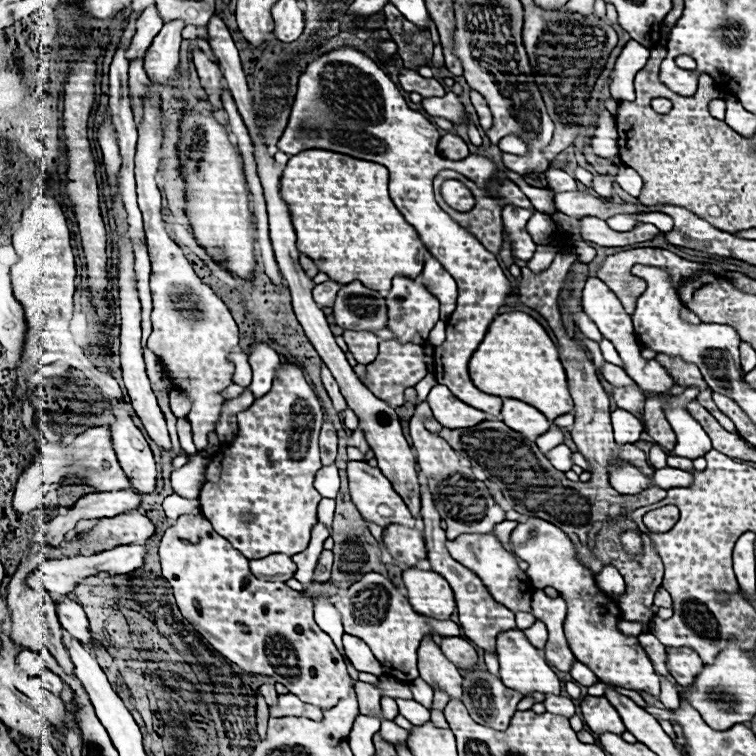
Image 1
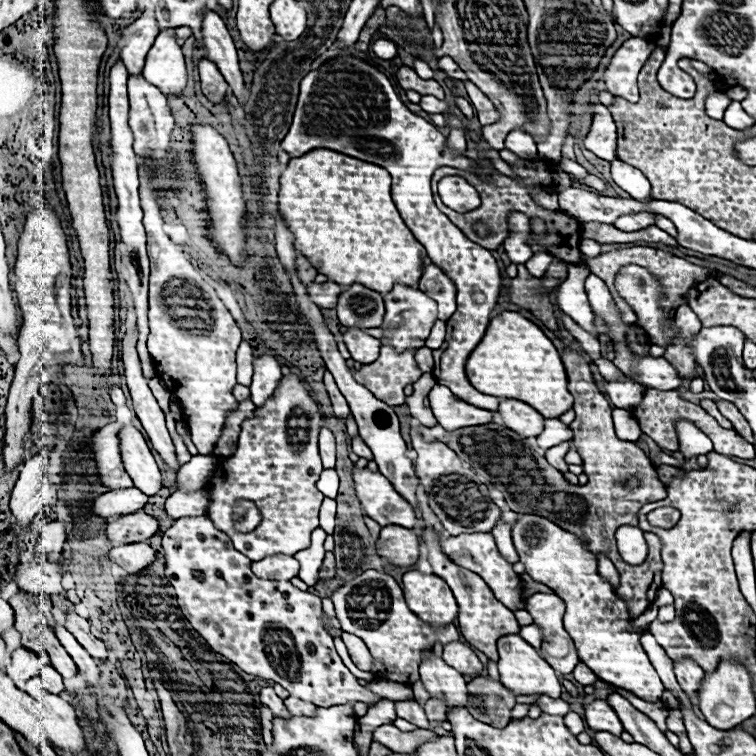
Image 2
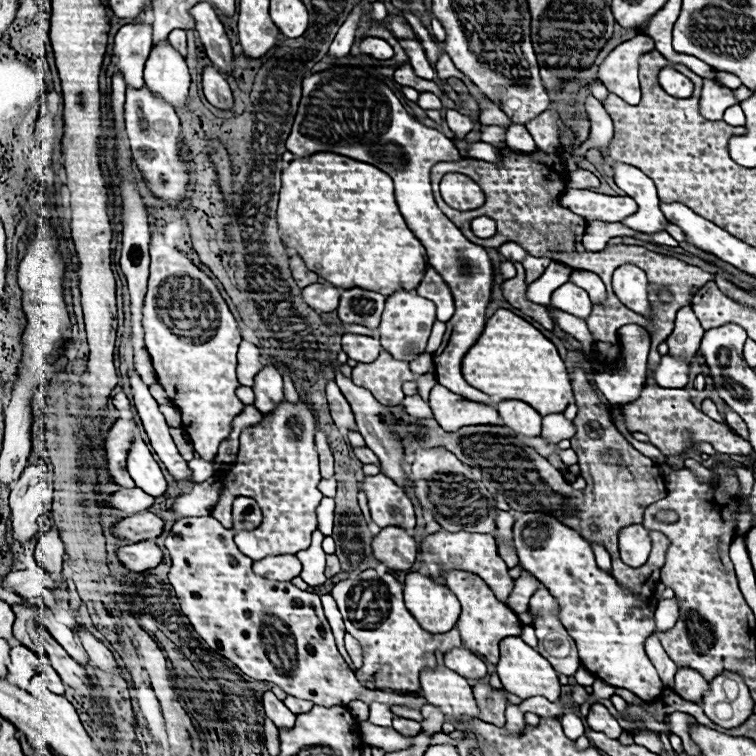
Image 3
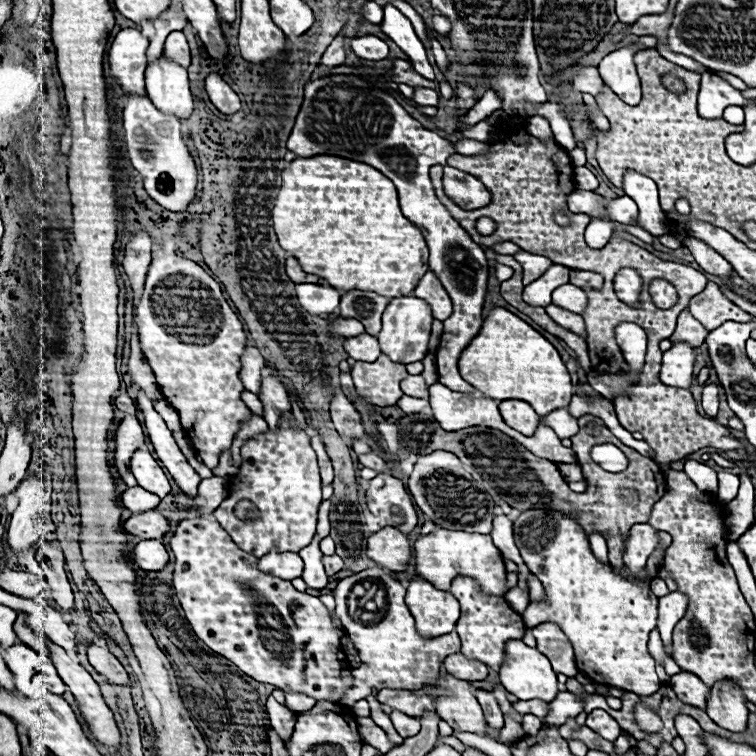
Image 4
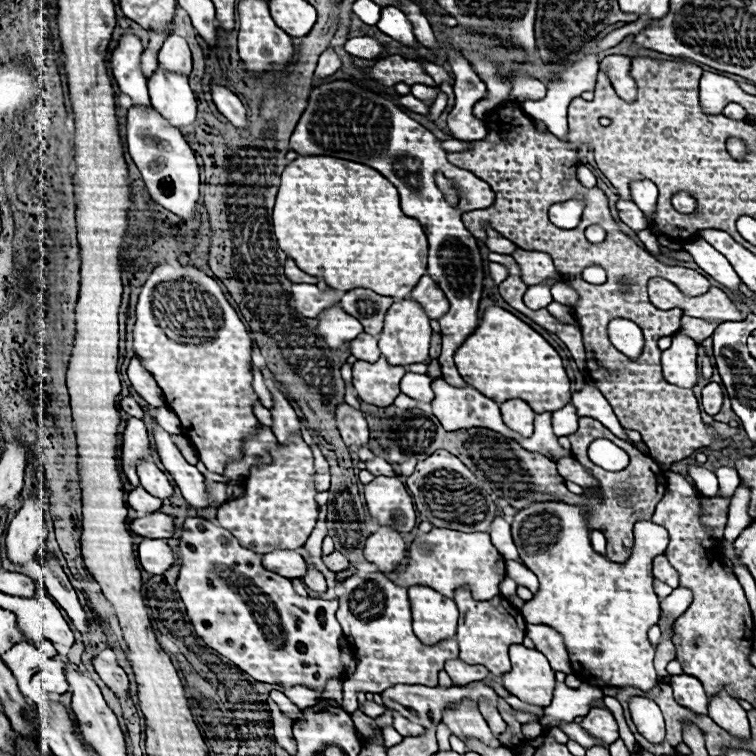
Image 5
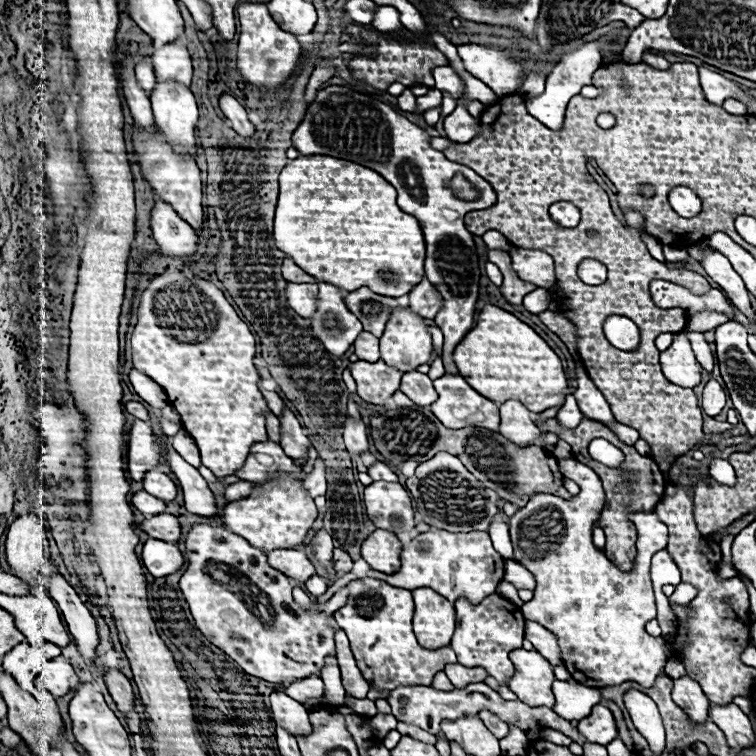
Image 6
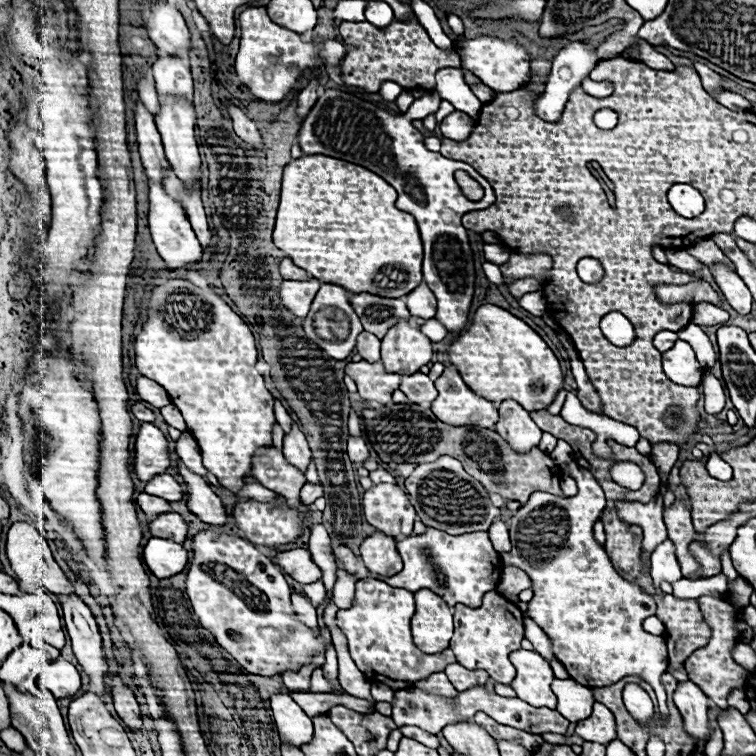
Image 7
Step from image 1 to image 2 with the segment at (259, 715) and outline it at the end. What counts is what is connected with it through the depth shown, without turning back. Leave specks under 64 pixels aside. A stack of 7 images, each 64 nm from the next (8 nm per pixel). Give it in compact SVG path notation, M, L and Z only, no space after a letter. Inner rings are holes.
M266 706L260 708L260 726L262 726L264 742L272 744L272 712Z

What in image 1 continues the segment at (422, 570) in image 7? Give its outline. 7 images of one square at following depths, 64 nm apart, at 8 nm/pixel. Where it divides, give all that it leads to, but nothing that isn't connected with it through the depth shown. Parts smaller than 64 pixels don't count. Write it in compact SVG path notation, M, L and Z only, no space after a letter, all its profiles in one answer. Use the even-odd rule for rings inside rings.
M464 534L456 540L448 540L446 548L460 564L464 564L466 568L472 568L472 572L476 572L482 578L484 586L494 596L494 600L498 600L512 612L532 612L532 594L536 588L532 586L526 572L518 568L518 558L506 552L494 534L486 534L486 536Z

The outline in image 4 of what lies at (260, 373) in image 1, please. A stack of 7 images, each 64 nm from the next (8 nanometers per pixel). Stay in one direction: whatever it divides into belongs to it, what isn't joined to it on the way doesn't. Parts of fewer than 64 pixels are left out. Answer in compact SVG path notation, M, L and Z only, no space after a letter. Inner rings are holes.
M272 374L262 376L258 398L260 398L262 408L264 408L264 420L268 422L270 428L276 428L278 416L282 416L282 412L290 410L288 394L286 394L286 388L280 382L280 378L272 376Z

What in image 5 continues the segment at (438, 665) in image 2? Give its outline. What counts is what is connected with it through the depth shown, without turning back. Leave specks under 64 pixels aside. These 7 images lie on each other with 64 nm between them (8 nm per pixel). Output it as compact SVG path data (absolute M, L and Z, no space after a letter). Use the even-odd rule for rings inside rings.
M468 698L462 700L460 704L444 708L442 722L452 730L454 736L458 736L462 740L466 736L472 736L472 738L478 738L492 748L500 746L498 738L494 738L494 734L490 732L490 728L486 724L486 720L482 718L480 710Z

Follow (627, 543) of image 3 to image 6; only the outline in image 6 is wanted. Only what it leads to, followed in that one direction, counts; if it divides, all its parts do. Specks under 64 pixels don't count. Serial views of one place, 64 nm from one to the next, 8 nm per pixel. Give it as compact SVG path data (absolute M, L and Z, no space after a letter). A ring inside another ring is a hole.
M575 458L560 460L558 466L565 478L572 479L579 485L578 496L574 496L572 500L564 500L554 495L536 493L522 510L518 510L512 516L510 534L508 534L508 524L500 522L500 520L494 520L488 528L494 548L506 560L512 560L512 556L514 556L514 560L524 564L524 568L530 570L536 578L538 586L534 590L534 598L530 602L522 604L520 610L526 620L534 620L534 622L550 628L550 632L554 632L558 636L558 644L562 648L562 658L566 660L566 668L570 674L574 674L574 678L580 684L584 684L584 686L596 684L598 688L602 688L602 686L616 686L618 682L638 682L644 688L653 687L660 670L664 668L664 664L668 660L664 654L666 640L652 638L650 634L646 634L644 626L646 626L646 622L656 618L654 590L652 590L652 580L650 580L650 560L656 552L664 550L668 544L666 526L658 520L658 516L654 516L654 512L634 514L637 556L632 564L632 570L622 572L604 556L602 550L598 550L592 544L594 520L598 518L598 508L602 506L602 500L604 500L602 484L600 484L596 472Z

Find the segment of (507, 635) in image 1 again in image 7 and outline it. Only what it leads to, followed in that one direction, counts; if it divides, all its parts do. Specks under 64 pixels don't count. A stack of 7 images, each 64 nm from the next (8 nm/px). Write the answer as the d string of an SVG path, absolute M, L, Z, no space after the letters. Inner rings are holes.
M516 650L510 654L512 664L516 666L518 674L514 682L510 684L518 698L528 702L530 706L546 706L550 710L556 708L556 696L550 690L550 684L554 682L554 672L538 652L534 650Z

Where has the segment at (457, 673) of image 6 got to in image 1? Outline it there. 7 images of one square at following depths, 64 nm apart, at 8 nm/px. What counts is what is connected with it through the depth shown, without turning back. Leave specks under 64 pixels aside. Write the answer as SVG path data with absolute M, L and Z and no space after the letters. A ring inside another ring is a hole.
M444 636L440 648L448 656L448 660L454 660L454 664L458 668L464 670L464 668L476 666L476 660L478 660L476 650L466 638L462 638L462 636Z

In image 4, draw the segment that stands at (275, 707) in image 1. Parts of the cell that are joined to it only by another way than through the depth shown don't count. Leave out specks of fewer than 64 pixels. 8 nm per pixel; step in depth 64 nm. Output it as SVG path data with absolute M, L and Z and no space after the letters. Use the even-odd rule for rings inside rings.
M286 694L286 706L292 710L292 712L306 712L314 706L316 702L302 696L302 694Z

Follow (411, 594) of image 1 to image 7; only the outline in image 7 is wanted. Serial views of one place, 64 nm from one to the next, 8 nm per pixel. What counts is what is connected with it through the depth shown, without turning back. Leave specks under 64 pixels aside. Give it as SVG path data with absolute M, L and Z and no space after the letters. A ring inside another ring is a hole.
M428 588L414 592L414 598L416 598L416 614L412 618L412 636L416 646L426 654L446 650L452 638L454 610Z

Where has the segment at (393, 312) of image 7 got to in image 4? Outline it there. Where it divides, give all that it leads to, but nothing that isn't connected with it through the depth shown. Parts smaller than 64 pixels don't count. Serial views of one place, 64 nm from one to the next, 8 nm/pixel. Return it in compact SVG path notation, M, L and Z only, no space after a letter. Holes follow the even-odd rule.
M348 290L342 294L342 300L340 300L340 316L362 322L366 332L376 336L380 332L380 316L386 304L388 304L388 298L376 292Z

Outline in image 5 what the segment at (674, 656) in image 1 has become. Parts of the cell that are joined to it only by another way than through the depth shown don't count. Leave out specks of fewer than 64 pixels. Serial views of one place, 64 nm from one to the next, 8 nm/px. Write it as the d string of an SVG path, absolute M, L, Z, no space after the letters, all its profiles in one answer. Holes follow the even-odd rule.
M688 674L670 676L670 684L674 688L674 698L678 700L678 704L690 708L696 714L706 714L708 696L702 684L694 676L688 676Z

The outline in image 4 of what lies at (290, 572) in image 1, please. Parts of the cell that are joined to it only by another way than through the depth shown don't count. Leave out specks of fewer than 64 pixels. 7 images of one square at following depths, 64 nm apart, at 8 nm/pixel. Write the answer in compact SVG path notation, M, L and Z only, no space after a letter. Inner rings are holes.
M270 552L258 560L258 570L282 580L294 580L302 576L302 558L294 552Z

